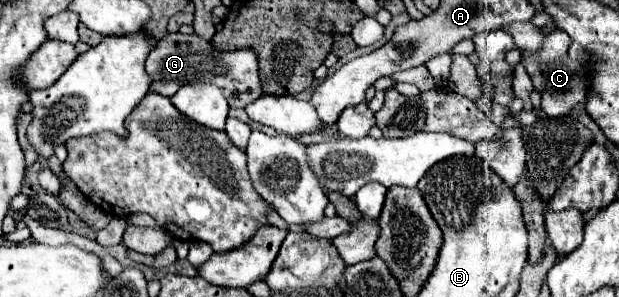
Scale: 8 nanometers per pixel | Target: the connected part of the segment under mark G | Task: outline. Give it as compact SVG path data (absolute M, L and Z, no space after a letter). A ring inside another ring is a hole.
M168 33L164 35L156 47L150 51L146 59L146 73L152 77L150 89L164 95L172 97L176 91L186 85L186 83L214 83L222 89L224 97L228 99L230 109L244 109L252 101L256 101L262 95L260 79L258 79L258 59L252 51L230 51L222 53L212 47L210 41L204 41L196 33L192 35L182 35L182 33Z

